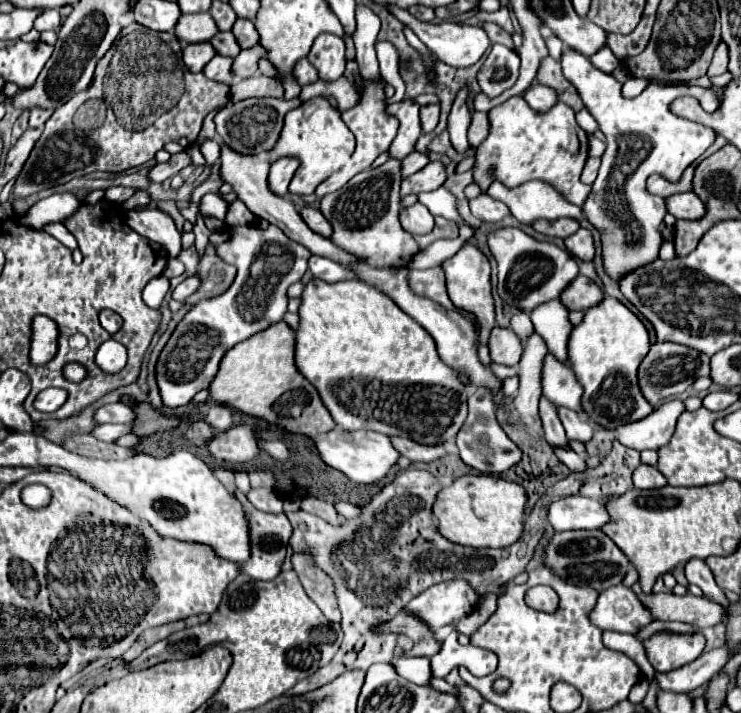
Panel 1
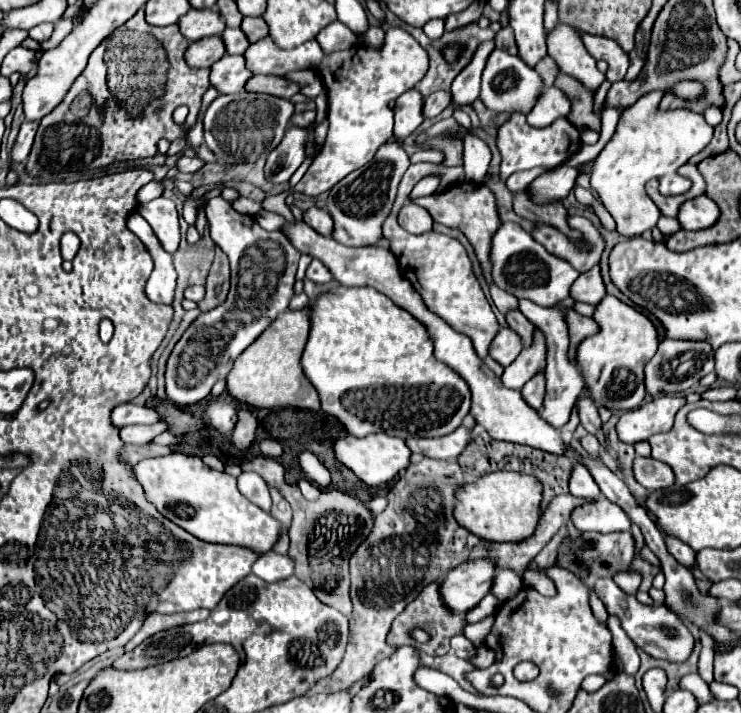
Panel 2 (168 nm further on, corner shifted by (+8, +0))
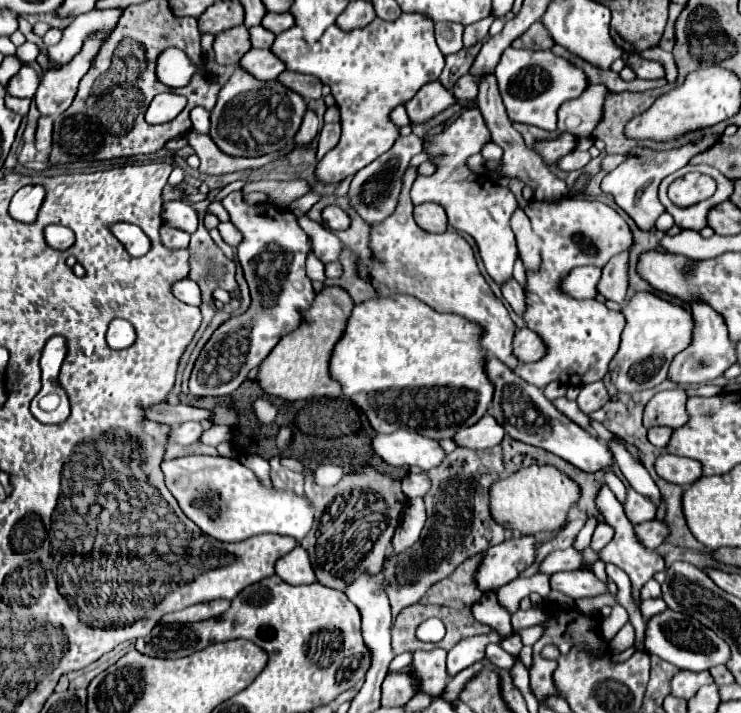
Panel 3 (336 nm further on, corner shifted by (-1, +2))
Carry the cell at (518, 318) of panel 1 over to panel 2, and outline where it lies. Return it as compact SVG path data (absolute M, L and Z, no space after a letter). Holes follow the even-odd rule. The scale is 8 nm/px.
M461 182L457 186L449 186L445 188L439 196L431 194L431 196L423 196L423 198L415 198L411 200L413 204L417 206L423 206L425 210L429 210L429 214L433 216L435 222L443 224L443 226L449 226L449 228L457 228L459 232L465 234L465 238L469 240L473 246L477 260L481 264L481 270L483 270L483 276L489 284L489 290L491 290L491 298L495 302L495 306L505 314L513 308L517 308L517 298L513 298L513 294L501 290L499 286L495 286L493 278L491 278L491 238L497 230L497 226L501 224L499 220L499 212L497 212L497 200L495 200L495 194L483 186L483 184L473 184L473 182Z

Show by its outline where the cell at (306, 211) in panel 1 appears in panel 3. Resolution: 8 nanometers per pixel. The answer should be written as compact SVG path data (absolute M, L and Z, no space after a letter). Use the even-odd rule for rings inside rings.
M326 206L322 210L322 220L330 230L346 230L350 226L348 214L338 206Z

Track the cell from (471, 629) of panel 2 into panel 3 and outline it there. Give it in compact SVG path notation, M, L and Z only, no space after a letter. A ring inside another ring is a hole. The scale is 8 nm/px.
M494 592L484 594L478 604L474 604L474 618L492 630L496 630L502 638L508 638L512 634L512 624L510 624L510 614L496 602Z

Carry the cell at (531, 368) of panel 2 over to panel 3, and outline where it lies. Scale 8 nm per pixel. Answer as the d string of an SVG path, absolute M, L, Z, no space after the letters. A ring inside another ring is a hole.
M574 196L560 200L558 204L532 200L524 212L532 222L532 230L542 238L542 268L540 272L528 272L524 322L542 338L542 342L546 344L546 354L536 362L518 364L514 372L522 380L538 388L544 388L550 382L560 382L566 386L584 386L602 380L608 372L610 358L618 350L620 334L626 320L622 312L608 310L598 300L576 300L562 294L558 282L576 266L594 264L602 268L612 256L630 248L632 232L624 218L620 218L620 214L610 206ZM574 234L582 234L584 240L596 244L598 256L586 256L582 248L574 244Z

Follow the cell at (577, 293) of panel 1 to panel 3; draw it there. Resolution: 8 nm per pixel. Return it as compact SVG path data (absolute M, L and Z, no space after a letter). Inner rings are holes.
M620 252L614 256L604 268L602 278L598 282L598 294L602 294L606 300L614 300L618 304L624 302L626 290L628 290L628 252Z

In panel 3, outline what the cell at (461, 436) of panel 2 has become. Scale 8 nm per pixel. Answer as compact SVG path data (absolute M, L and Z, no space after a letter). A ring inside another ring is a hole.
M486 414L474 426L458 430L454 436L454 442L458 448L484 450L484 448L498 446L502 442L502 438L504 438L504 428L492 416Z

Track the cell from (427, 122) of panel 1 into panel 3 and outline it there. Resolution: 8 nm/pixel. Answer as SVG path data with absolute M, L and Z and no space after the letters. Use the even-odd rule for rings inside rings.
M466 74L462 80L458 80L458 82L454 84L452 94L454 94L454 98L460 100L460 102L464 102L464 100L476 100L478 84L476 84L476 80L474 80L470 74Z

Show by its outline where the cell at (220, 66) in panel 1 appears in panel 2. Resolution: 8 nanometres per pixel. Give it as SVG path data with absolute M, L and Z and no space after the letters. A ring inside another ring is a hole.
M223 56L219 62L211 66L211 84L221 94L241 92L245 82L253 76L253 72L245 66L245 56Z

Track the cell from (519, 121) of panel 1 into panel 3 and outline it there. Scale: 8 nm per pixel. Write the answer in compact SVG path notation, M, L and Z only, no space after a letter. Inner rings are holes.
M564 132L556 138L546 138L546 140L538 140L534 142L534 150L542 156L542 160L546 164L554 164L558 162L562 156L566 156L568 152L572 152L576 148L576 136Z

